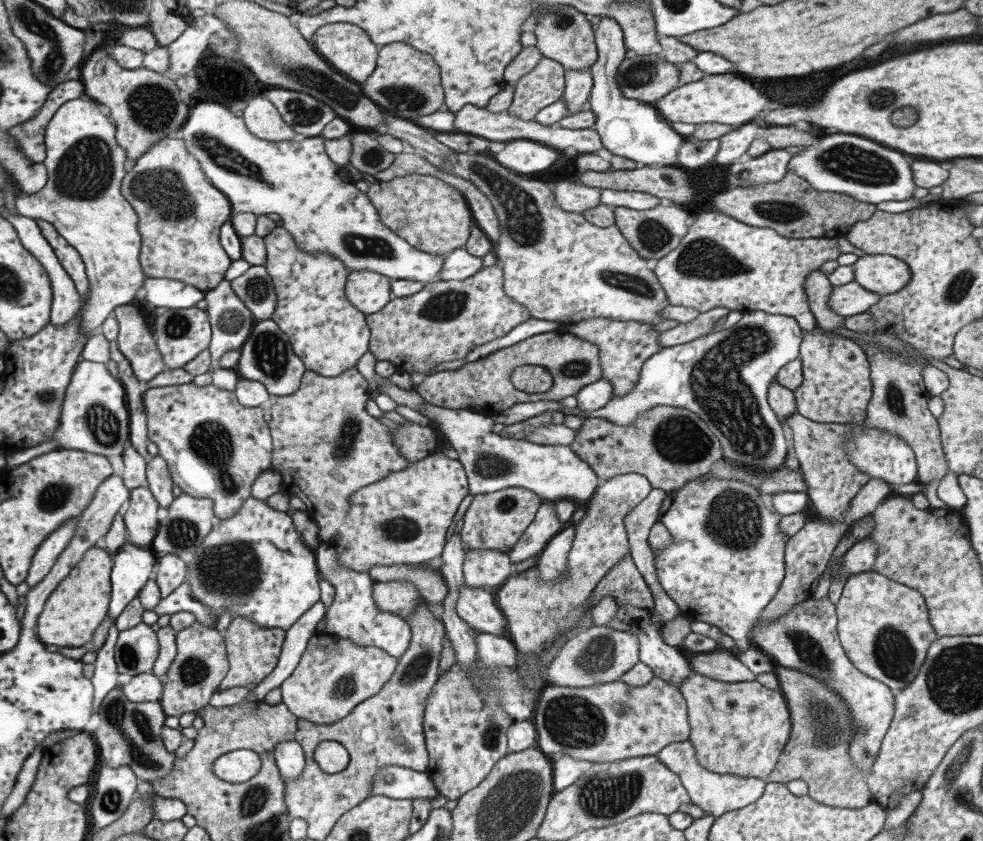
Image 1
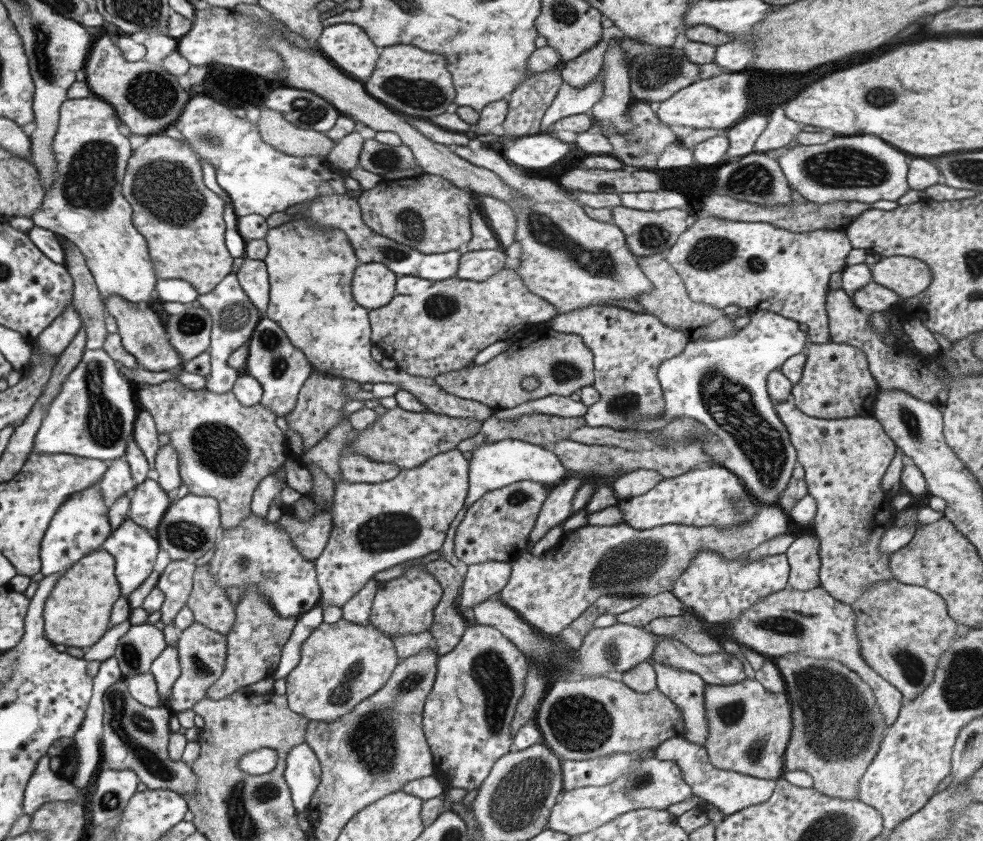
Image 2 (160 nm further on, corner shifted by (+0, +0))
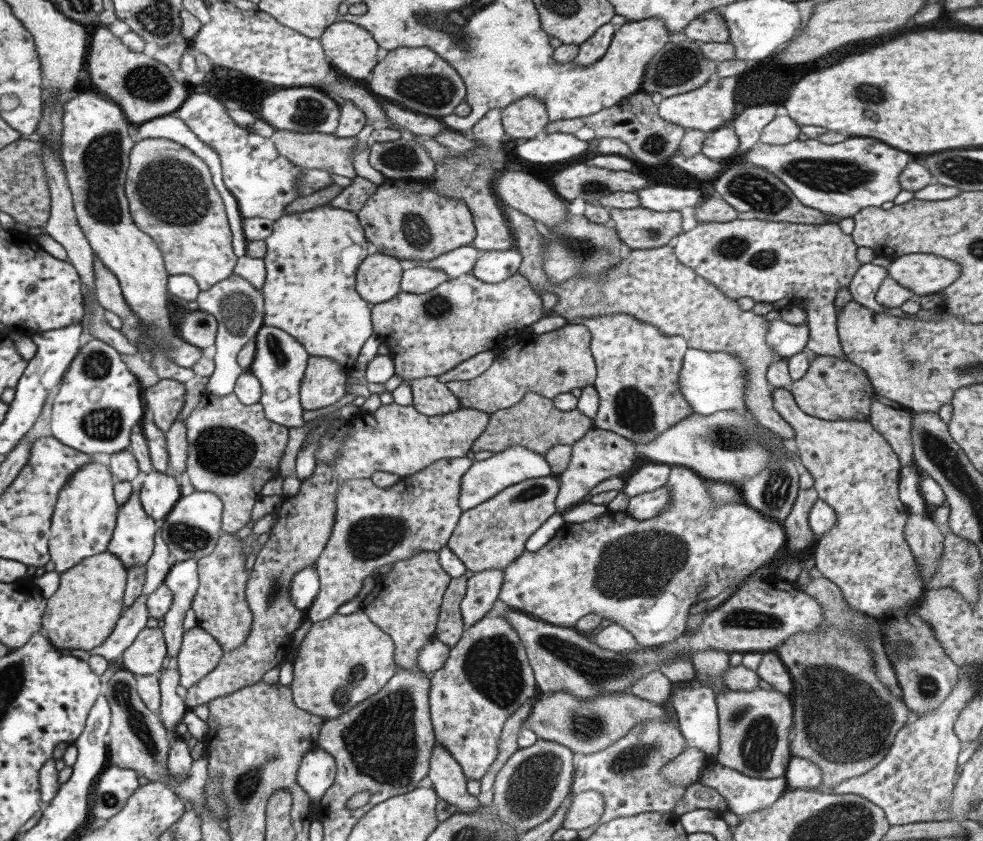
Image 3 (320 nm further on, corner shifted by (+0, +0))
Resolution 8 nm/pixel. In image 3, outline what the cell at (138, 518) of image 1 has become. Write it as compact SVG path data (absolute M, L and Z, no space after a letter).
M151 468L141 482L139 502L145 512L160 523L180 498L179 486L174 476Z

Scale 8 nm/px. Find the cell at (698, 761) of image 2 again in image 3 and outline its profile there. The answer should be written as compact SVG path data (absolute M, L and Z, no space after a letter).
M710 758L701 763L697 783L714 788L725 798L727 810L733 812L733 814L736 814L738 817L767 808L770 804L773 804L774 800L777 800L779 796L781 796L781 793L787 787L783 777L761 779L759 777L744 776L735 770L724 768L721 764L712 761Z

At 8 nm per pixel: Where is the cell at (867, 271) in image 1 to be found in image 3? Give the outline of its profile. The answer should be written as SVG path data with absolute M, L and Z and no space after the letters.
M921 253L894 256L886 269L887 277L918 298L948 288L960 272L951 260Z

